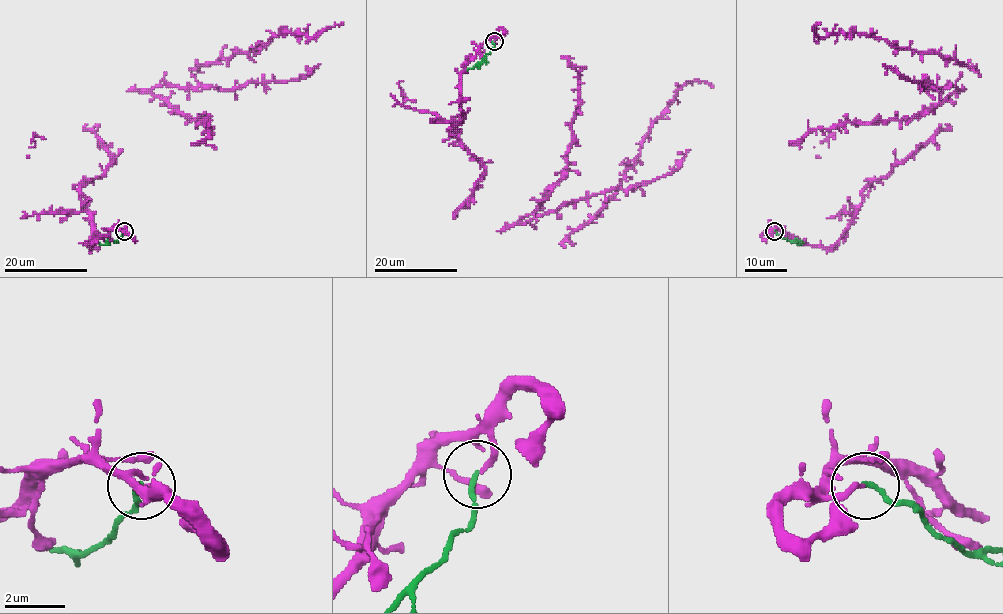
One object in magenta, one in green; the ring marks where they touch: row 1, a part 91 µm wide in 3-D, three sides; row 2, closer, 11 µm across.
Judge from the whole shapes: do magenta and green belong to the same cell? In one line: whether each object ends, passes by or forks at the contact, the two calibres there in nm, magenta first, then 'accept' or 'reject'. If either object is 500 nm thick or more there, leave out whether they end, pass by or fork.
magenta ends | green ends | 180/160 nm | reject

